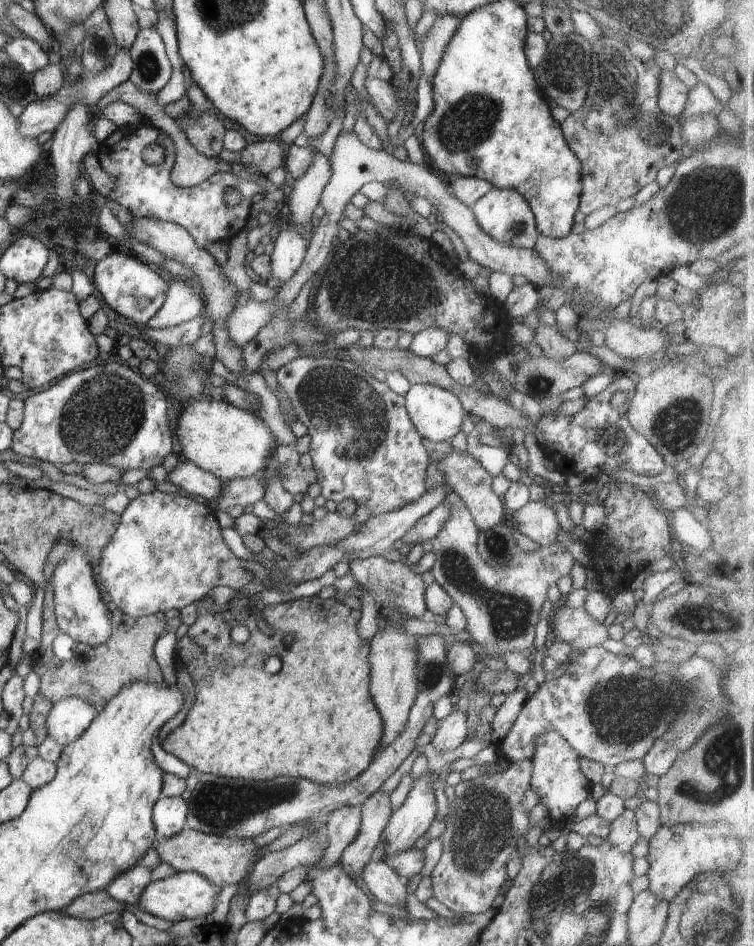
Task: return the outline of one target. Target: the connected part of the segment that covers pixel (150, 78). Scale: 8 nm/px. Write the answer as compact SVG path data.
M156 27L139 29L129 48L133 60L130 82L148 94L156 94L170 80L172 63Z

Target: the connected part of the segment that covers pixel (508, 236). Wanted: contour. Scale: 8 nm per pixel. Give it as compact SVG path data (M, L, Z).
M493 188L477 200L472 206L472 214L476 218L476 224L494 240L516 246L516 248L534 249L536 238L540 236L534 213L524 195L512 189Z

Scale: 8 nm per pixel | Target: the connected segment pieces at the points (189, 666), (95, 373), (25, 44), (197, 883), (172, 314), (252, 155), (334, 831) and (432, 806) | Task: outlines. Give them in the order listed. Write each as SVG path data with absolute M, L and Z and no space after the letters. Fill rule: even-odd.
M209 594L199 600L197 605L197 619L193 625L189 626L187 633L178 640L176 644L176 668L184 668L189 672L192 682L195 686L195 701L192 708L188 710L184 722L173 730L162 741L162 748L176 756L178 760L182 760L188 766L196 769L198 774L213 774L214 776L226 777L229 779L243 779L249 781L267 781L272 778L278 778L280 774L292 776L295 779L308 779L312 782L317 782L321 785L337 785L346 784L354 780L359 774L362 774L372 761L372 754L378 750L380 740L382 740L382 732L384 732L384 721L380 718L380 712L376 708L372 697L370 696L370 643L367 640L360 638L356 624L361 618L361 610L352 610L346 604L336 600L335 597L329 599L322 599L320 594L312 597L304 597L283 604L266 605L262 601L256 602L253 606L248 606L243 601L242 595L236 595L227 605L228 609L222 612L212 612L212 598ZM258 620L264 620L271 628L270 633L264 633L258 627ZM242 625L248 628L250 636L244 643L232 642L228 640L232 628ZM292 634L294 646L286 648L284 644L284 637ZM268 656L278 656L282 660L282 670L278 674L268 674L264 670L264 660Z
M98 362L98 365L84 370L76 369L48 389L23 400L22 424L13 432L10 449L16 454L44 460L56 467L72 462L84 465L100 463L128 472L140 468L150 470L161 465L170 452L176 453L177 446L172 406L157 382L148 380L139 372L134 372L128 364L120 362L104 365Z
M30 37L14 39L5 46L4 52L10 56L12 62L16 62L24 72L30 74L50 64L47 51Z
M180 871L173 876L149 882L138 900L138 908L173 923L180 920L206 918L215 910L219 891L220 889L212 882L208 882L204 876L196 872Z
M163 273L168 282L168 292L160 310L144 325L146 329L174 327L182 322L196 318L205 312L204 298L200 296L197 285L184 282L182 277Z
M278 138L260 139L252 144L246 145L238 156L240 164L250 168L257 168L262 174L284 167L284 156L286 147Z
M362 805L342 806L327 815L325 831L329 838L329 846L334 850L336 860L342 856L344 849L356 840L360 830Z
M422 772L422 776L413 781L412 789L410 790L403 804L395 810L391 816L384 832L382 834L382 842L384 844L384 859L392 854L400 854L410 850L420 836L427 834L428 829L436 816L436 794L434 794L434 786L432 780L433 772Z

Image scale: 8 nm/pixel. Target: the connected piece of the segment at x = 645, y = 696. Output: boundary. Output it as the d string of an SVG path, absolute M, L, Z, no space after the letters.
M603 647L587 648L565 669L564 674L546 680L525 703L506 736L499 740L499 759L509 763L531 760L536 748L536 738L547 732L558 732L580 757L613 769L620 762L642 758L652 745L680 716L686 706L689 690L680 686L671 672L658 673L654 667L644 668L633 657L622 660L619 655Z

